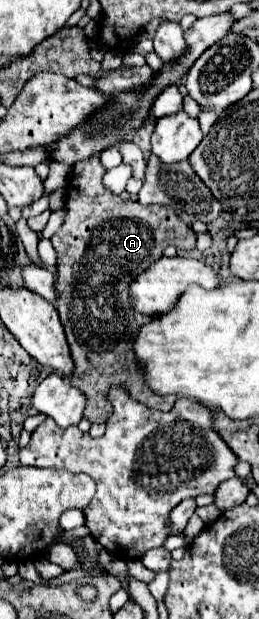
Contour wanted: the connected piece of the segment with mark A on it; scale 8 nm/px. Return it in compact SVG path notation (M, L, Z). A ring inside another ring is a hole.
M97 156L73 166L73 178L65 196L65 222L51 238L57 252L57 300L53 306L59 312L77 366L77 374L71 382L87 396L85 418L89 422L107 422L113 412L109 402L109 390L113 386L123 386L133 400L153 410L169 410L175 404L175 396L159 398L153 394L135 370L131 342L139 326L151 320L151 316L131 310L127 302L127 282L155 258L161 258L163 248L169 244L181 250L195 248L195 232L179 220L171 206L143 206L133 200L121 200L117 194L103 188L103 174L105 168L99 164Z

